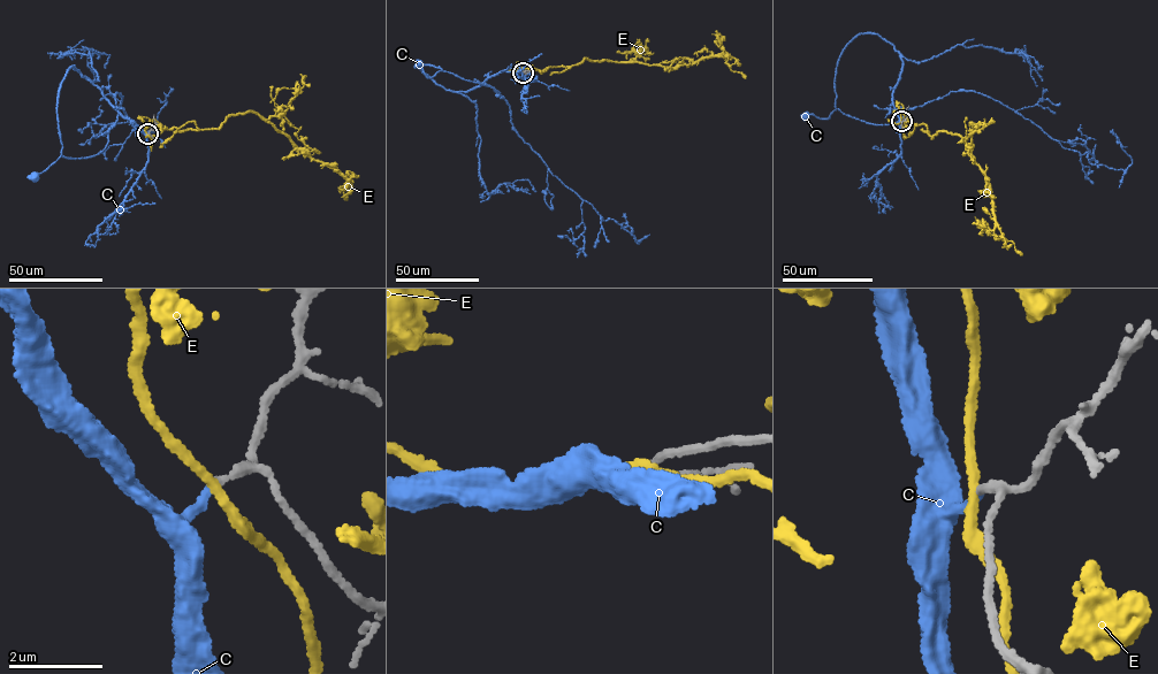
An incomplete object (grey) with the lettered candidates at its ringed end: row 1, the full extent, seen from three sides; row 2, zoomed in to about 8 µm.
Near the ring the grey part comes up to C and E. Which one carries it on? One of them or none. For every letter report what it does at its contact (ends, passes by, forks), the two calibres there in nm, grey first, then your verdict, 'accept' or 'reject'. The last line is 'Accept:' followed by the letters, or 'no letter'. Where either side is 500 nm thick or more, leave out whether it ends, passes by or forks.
C: it ends | 130/180 nm | accept
E: it passes by | 130/190 nm | reject
Accept: C

